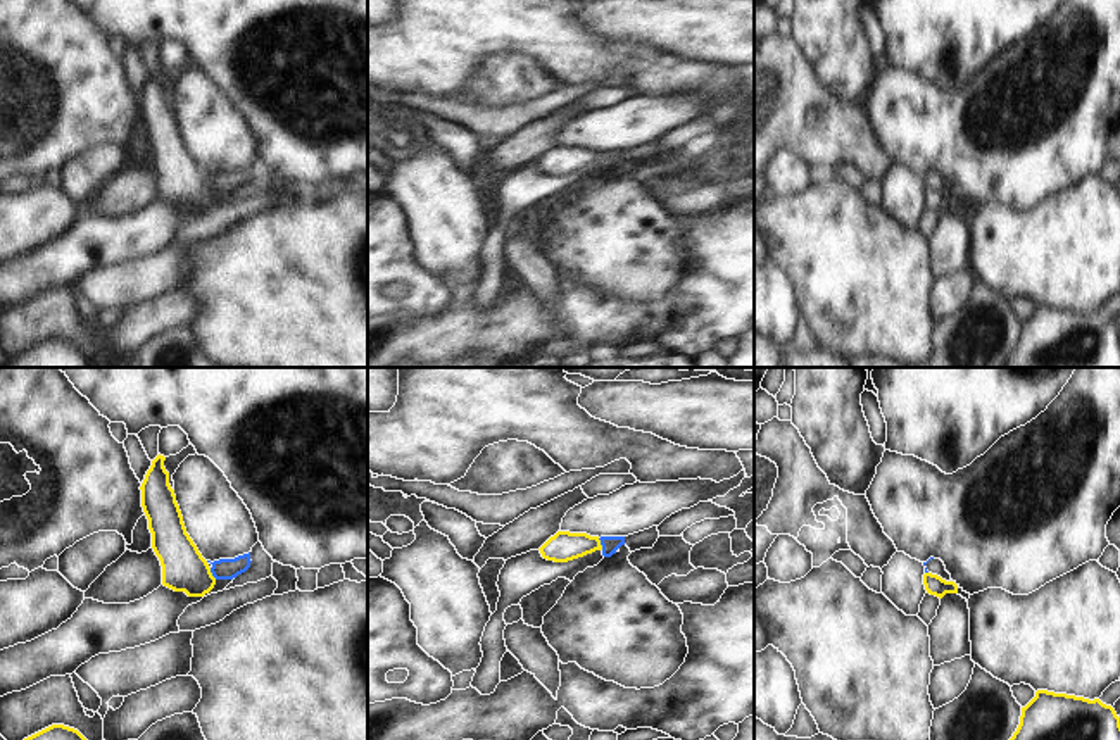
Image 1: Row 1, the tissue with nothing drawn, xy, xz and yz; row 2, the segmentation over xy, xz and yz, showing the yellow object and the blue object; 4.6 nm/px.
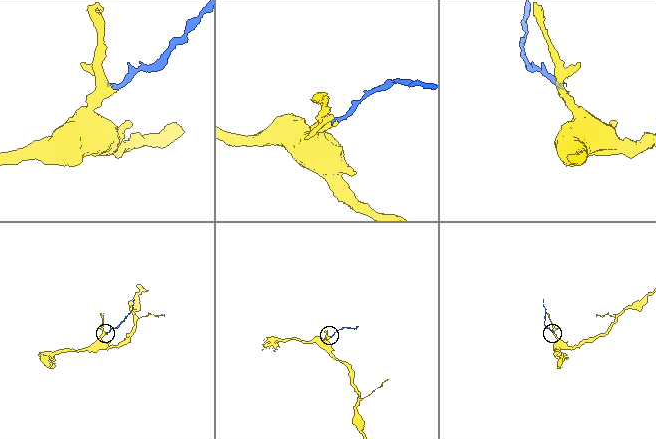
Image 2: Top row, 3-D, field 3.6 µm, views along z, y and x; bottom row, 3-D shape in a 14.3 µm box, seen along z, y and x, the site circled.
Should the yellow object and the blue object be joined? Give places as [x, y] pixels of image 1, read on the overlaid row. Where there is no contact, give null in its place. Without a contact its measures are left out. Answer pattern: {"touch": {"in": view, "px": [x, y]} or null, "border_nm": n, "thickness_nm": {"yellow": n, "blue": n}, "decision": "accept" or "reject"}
{"touch": {"in": "xy", "px": [211, 573]}, "border_nm": 70, "thickness_nm": {"yellow": 200, "blue": 100}, "decision": "reject"}

